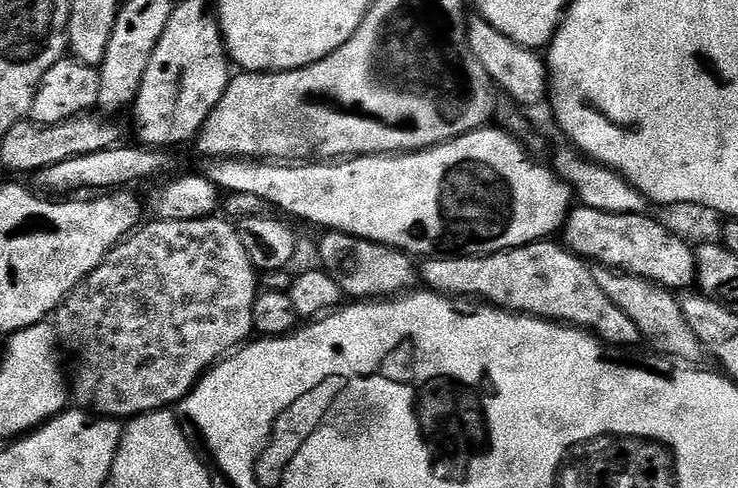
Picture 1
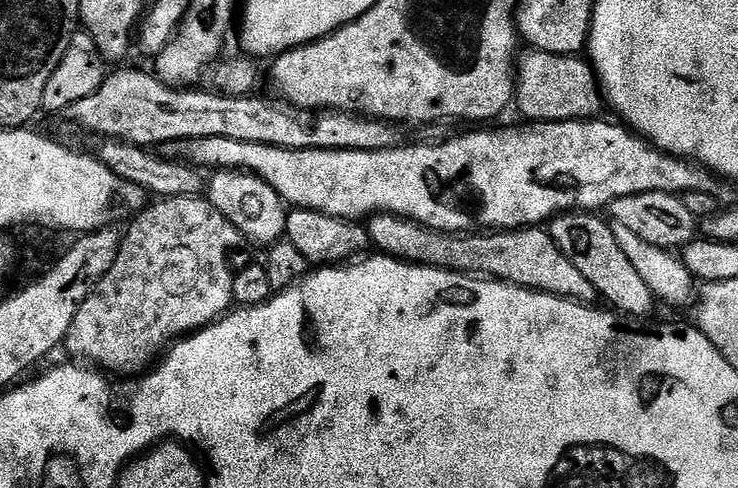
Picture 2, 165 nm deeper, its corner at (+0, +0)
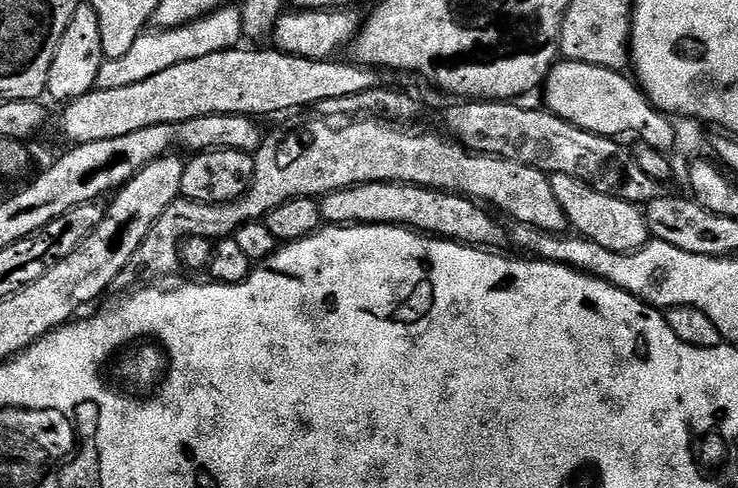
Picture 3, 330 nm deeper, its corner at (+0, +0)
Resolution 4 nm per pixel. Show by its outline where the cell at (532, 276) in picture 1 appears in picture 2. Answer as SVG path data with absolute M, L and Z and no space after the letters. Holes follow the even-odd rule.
M377 214L367 221L368 243L377 253L392 256L405 264L424 264L427 268L446 268L450 272L475 274L480 278L503 280L520 288L533 288L551 296L595 305L598 297L594 285L558 250L543 227L517 228L514 232L464 234L450 236L423 228L402 216Z

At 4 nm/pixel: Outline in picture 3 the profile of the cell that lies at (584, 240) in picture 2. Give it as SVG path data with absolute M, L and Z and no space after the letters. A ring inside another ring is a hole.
M312 114L301 115L304 116L301 120L288 120L265 135L260 144L256 173L252 175L248 189L237 200L203 204L181 198L166 206L162 218L154 222L142 246L134 250L134 258L126 262L119 287L131 289L137 283L136 276L145 276L148 279L145 281L152 282L155 276L168 276L181 270L181 241L190 236L204 236L213 242L232 238L242 226L263 221L270 210L282 206L282 202L290 202L299 196L319 198L334 190L370 182L439 188L441 192L455 192L458 196L483 202L497 213L505 212L509 221L518 224L557 234L569 231L566 214L562 206L558 206L558 198L554 198L549 173L534 166L497 156L473 154L447 134L408 132L412 130L396 122L375 118L348 118L337 122L319 114L308 115Z

